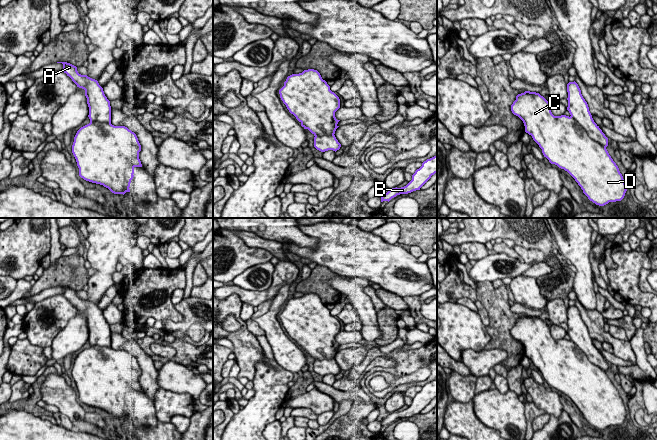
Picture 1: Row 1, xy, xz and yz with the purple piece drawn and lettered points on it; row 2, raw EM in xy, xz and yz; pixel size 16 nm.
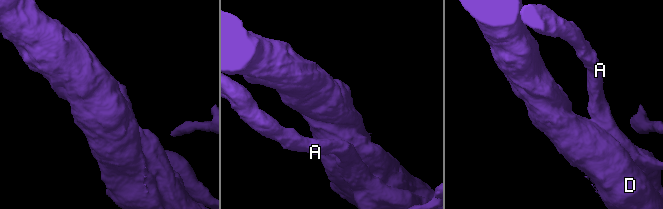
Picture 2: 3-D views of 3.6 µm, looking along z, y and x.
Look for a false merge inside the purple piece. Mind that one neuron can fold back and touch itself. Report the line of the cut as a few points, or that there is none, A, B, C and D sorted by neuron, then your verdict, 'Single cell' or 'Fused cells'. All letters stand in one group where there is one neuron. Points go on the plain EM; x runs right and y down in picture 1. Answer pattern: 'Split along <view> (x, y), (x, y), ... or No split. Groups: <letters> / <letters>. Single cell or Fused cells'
No split. Groups: A B C D. Single cell

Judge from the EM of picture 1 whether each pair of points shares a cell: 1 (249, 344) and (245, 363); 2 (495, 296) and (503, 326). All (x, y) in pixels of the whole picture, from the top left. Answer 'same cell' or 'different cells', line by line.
1: same cell
2: same cell

